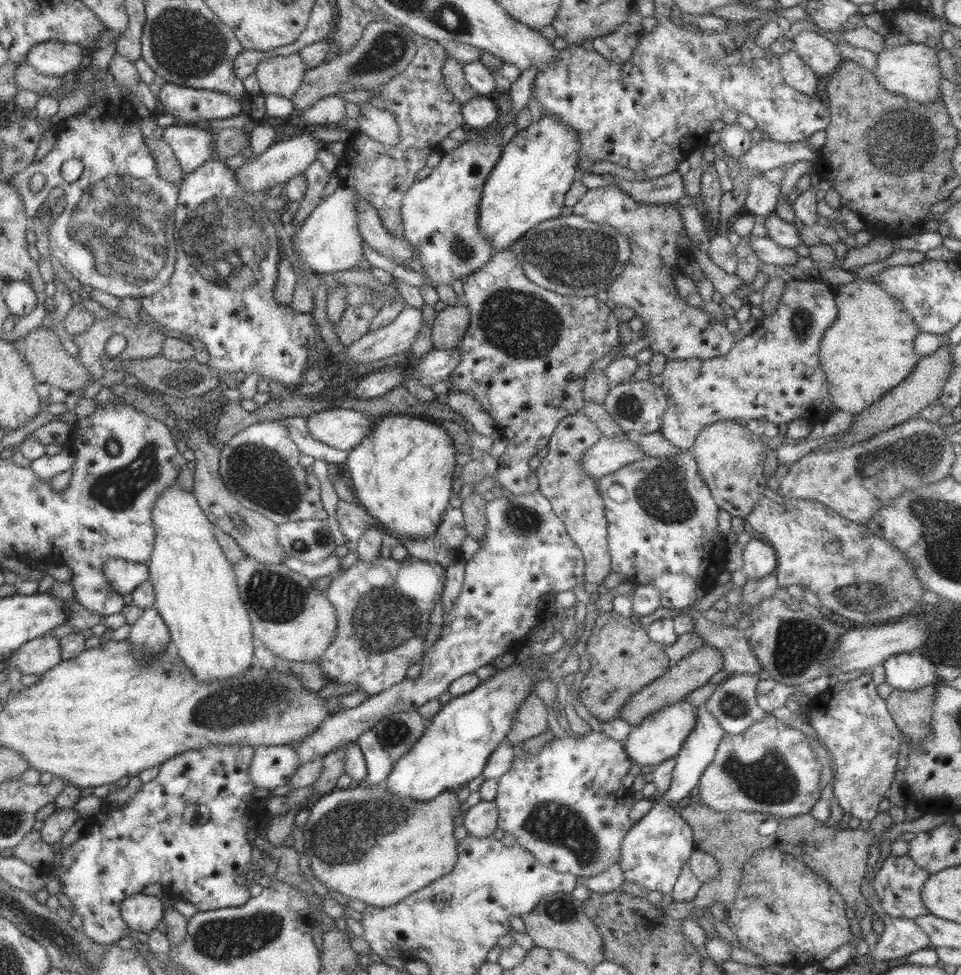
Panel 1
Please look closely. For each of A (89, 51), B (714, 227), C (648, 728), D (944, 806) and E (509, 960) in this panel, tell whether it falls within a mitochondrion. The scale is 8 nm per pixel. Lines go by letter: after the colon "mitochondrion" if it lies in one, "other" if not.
A: other
B: other
C: other
D: other
E: other

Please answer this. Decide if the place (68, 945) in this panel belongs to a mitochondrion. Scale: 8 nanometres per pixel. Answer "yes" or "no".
yes

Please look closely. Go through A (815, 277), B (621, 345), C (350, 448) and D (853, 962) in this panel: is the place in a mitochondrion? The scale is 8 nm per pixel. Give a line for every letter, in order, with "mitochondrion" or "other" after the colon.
A: other
B: other
C: other
D: other

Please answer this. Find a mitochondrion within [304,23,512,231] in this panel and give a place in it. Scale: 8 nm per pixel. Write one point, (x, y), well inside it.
(388, 48)

